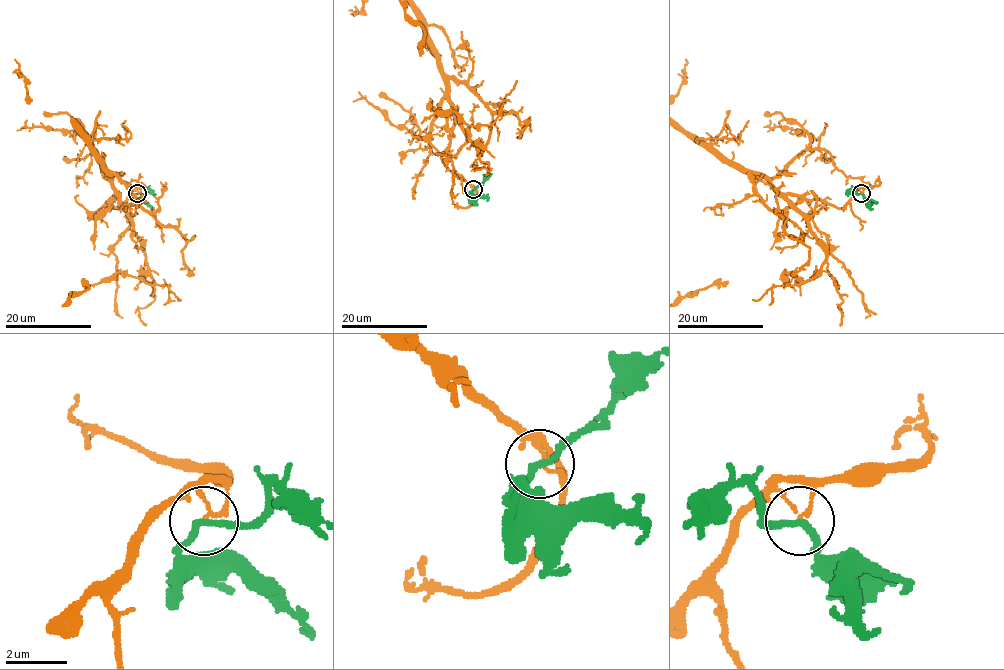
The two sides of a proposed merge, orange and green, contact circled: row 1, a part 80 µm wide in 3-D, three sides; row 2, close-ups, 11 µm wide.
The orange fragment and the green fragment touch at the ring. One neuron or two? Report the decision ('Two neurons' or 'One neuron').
Two neurons

